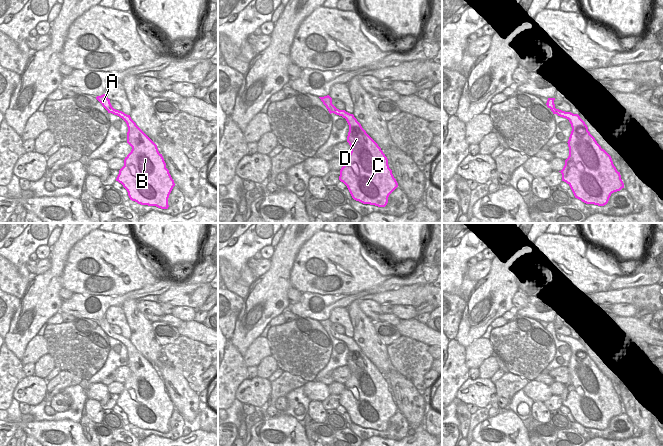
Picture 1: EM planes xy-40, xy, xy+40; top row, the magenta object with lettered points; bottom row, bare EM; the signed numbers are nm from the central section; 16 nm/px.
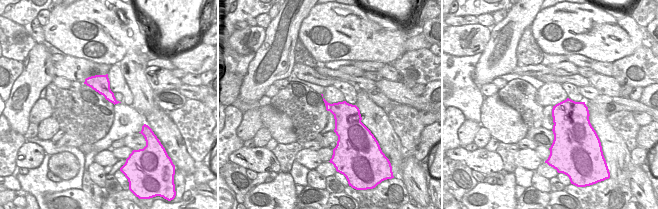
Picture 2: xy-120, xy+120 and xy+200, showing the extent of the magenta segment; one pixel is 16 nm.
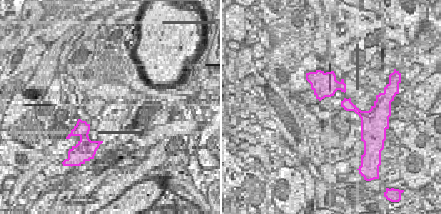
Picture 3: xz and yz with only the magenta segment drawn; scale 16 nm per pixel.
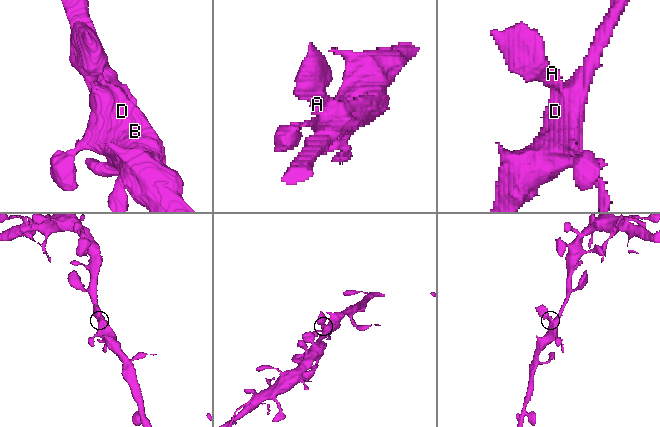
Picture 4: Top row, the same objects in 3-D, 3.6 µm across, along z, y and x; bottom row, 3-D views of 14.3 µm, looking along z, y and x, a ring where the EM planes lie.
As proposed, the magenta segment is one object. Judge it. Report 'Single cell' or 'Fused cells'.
Single cell.

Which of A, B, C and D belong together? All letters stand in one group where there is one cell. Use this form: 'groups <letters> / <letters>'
groups A B C D

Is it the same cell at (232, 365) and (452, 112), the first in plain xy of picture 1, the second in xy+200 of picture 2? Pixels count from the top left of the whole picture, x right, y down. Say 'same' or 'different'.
same

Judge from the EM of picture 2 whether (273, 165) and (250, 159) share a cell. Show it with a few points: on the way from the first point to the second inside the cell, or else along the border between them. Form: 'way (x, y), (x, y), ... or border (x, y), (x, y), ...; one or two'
way (267, 162), (256, 159); one

